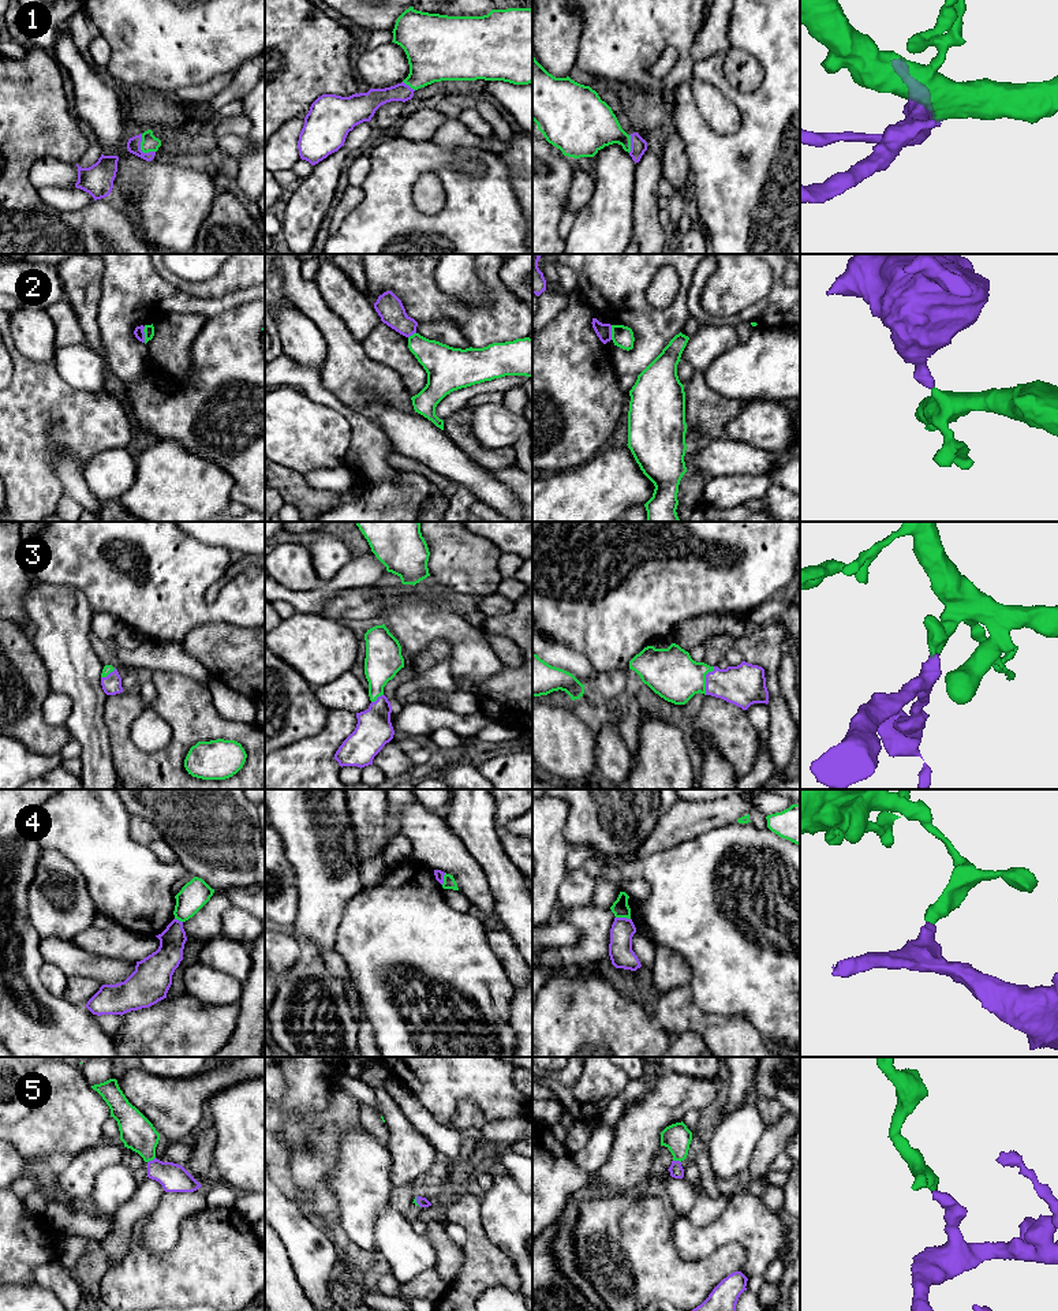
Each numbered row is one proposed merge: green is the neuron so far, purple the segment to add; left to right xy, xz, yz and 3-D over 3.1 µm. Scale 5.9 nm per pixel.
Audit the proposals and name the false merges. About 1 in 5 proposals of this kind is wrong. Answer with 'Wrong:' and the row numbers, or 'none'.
Wrong: 2, 4

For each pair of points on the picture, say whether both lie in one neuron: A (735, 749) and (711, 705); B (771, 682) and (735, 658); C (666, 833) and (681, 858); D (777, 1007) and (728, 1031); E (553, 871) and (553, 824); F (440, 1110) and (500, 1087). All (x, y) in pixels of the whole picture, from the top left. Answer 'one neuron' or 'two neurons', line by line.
A: one neuron
B: two neurons
C: two neurons
D: two neurons
E: one neuron
F: one neuron

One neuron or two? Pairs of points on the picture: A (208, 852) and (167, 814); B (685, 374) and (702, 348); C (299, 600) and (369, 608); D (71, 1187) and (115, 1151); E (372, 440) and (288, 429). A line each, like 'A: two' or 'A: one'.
A: one
B: two
C: two
D: one
E: two

